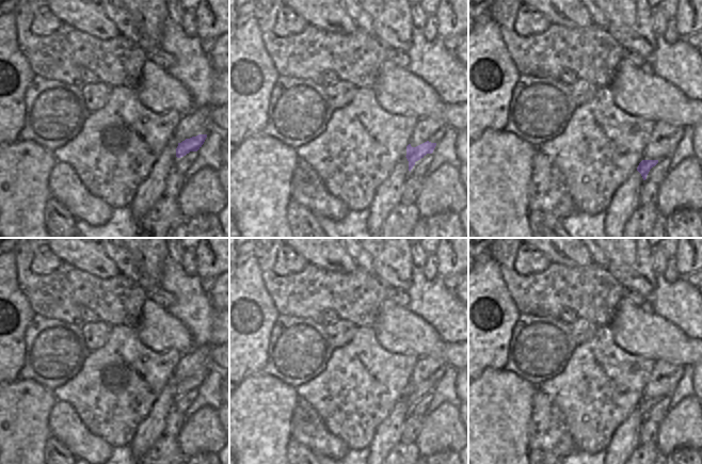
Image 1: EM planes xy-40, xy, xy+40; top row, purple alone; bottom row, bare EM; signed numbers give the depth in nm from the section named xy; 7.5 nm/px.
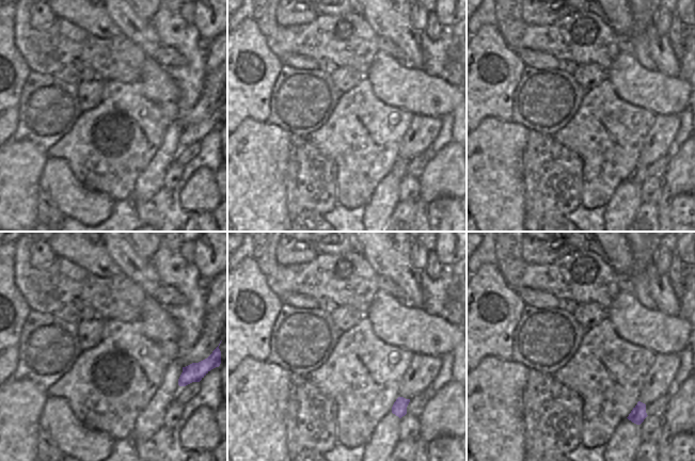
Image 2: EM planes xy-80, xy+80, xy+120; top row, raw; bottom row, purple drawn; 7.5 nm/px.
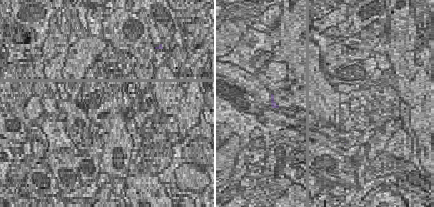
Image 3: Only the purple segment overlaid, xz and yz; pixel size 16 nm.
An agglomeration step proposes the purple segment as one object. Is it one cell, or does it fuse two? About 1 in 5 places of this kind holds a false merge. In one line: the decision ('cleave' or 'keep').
keep

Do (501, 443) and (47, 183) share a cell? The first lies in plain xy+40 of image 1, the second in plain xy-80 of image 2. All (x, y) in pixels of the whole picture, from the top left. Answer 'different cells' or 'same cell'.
different cells

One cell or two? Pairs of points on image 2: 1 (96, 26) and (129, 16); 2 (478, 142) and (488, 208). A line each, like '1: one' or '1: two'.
1: two
2: one

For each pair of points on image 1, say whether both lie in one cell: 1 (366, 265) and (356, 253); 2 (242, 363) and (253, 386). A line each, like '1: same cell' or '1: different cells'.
1: same cell
2: different cells

